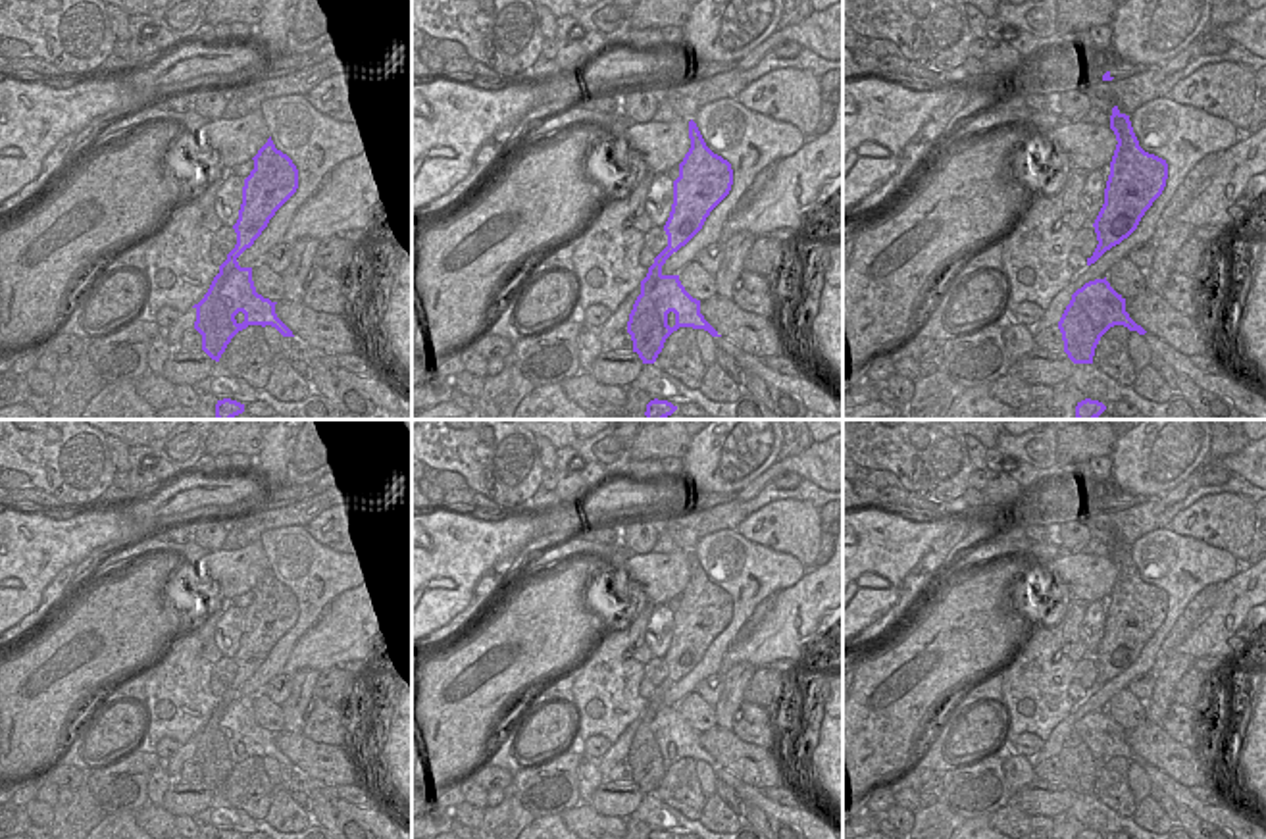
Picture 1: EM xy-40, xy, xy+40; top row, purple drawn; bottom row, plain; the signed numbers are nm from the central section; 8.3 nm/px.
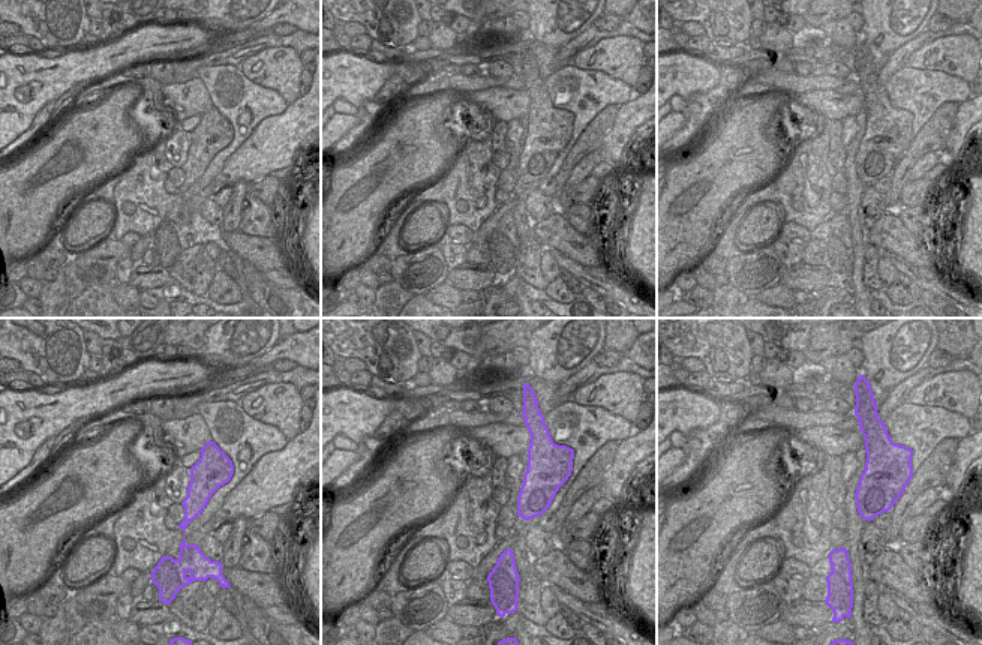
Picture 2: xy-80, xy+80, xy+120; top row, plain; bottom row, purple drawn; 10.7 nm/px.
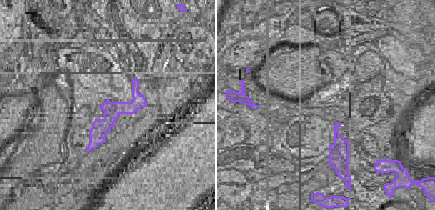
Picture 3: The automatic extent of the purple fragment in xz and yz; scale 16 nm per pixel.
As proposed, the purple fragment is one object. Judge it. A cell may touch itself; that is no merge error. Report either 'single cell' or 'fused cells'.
fused cells

